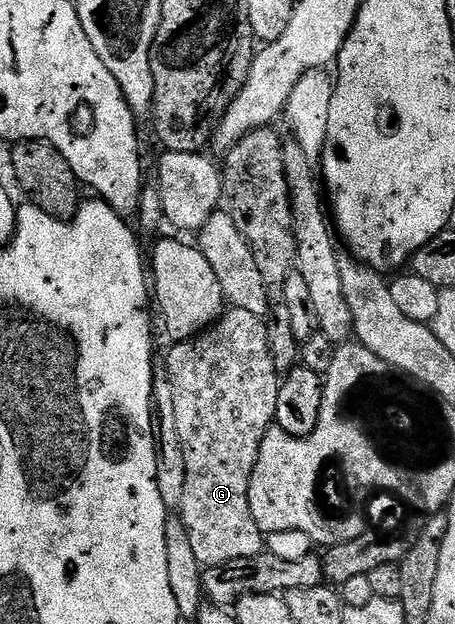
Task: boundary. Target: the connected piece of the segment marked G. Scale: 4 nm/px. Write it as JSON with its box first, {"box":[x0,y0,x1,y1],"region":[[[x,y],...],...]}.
{"box":[166,308,282,568],"region":[[[232,308],[213,327],[171,347],[166,371],[170,386],[174,386],[174,419],[178,421],[178,438],[182,438],[182,454],[186,454],[186,495],[178,515],[186,526],[186,534],[190,534],[190,547],[204,568],[222,566],[238,558],[254,558],[265,551],[266,536],[254,522],[254,514],[250,514],[250,478],[262,438],[266,438],[276,418],[282,379],[270,354],[268,324],[250,314],[250,310]]]}

